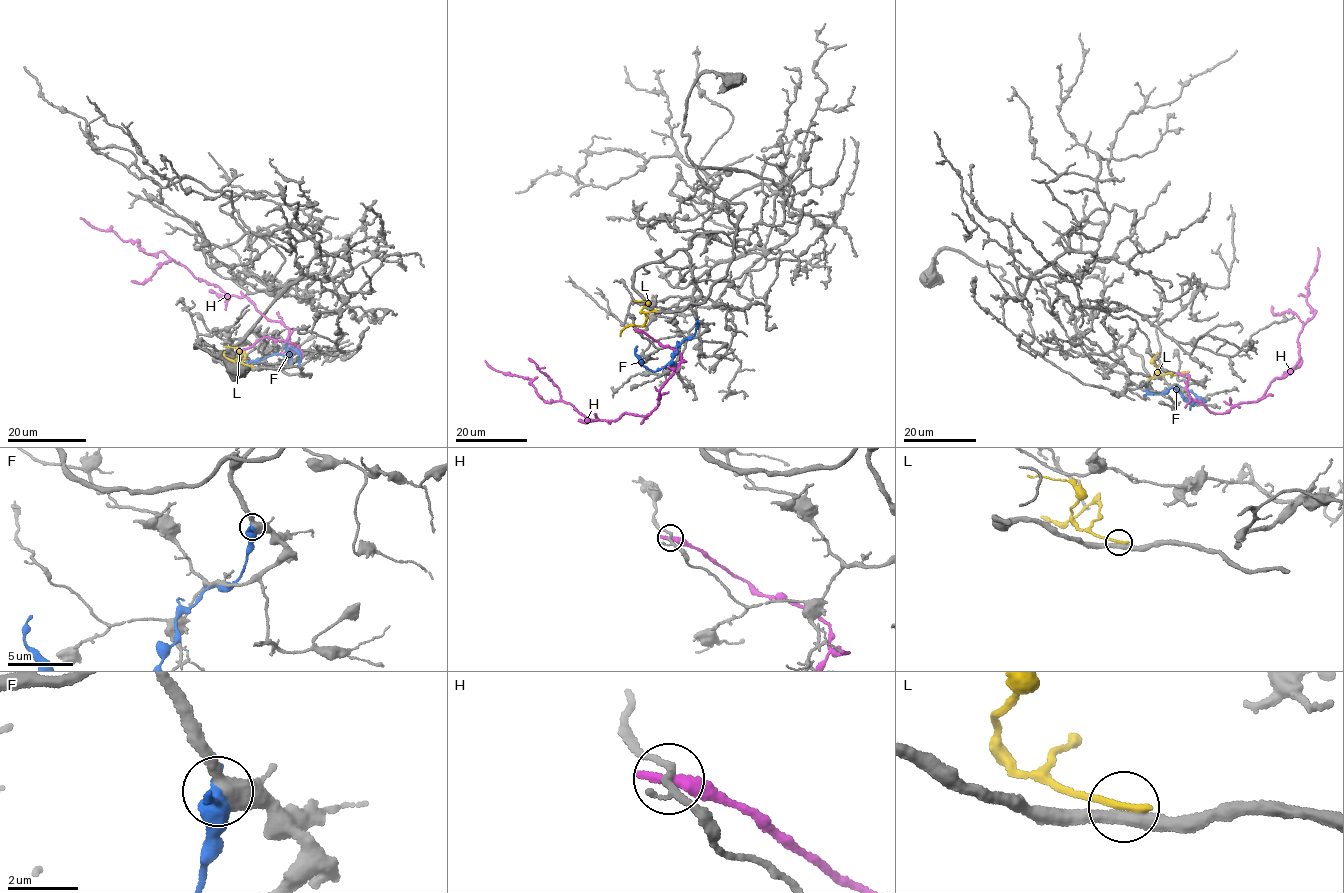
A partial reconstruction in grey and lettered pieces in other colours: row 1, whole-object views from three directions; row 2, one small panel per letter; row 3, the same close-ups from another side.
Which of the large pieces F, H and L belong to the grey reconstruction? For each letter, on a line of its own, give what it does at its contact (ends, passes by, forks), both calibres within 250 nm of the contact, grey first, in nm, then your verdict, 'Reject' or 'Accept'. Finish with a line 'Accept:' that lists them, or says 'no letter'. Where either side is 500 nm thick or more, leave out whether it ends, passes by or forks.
F: It passes by. Thickness 440 nm (grey) against 440 nm. Reject
H: It ends there. Thickness 180 nm (grey) against 440 nm. Reject
L: It ends there. Thickness 360 nm (grey) against 240 nm. Reject
Accept: no letter

